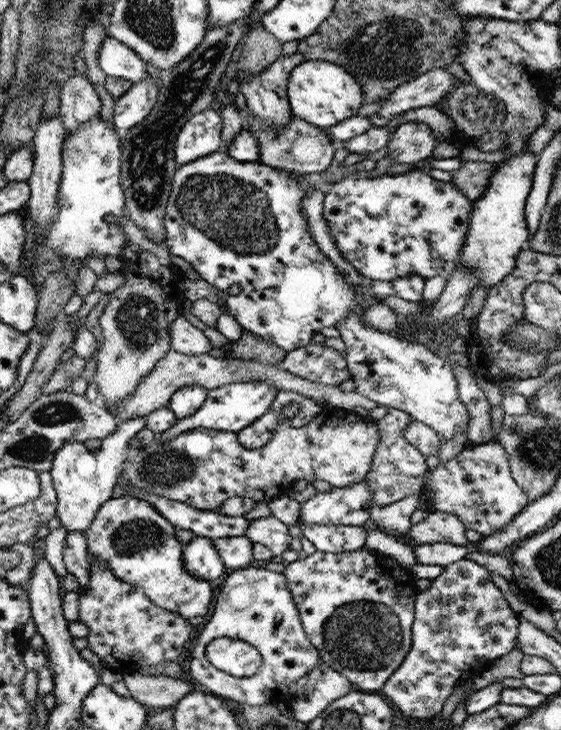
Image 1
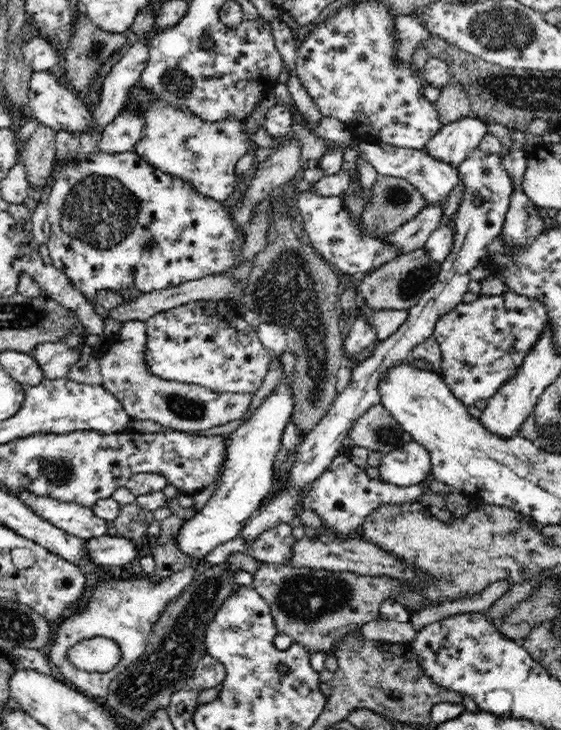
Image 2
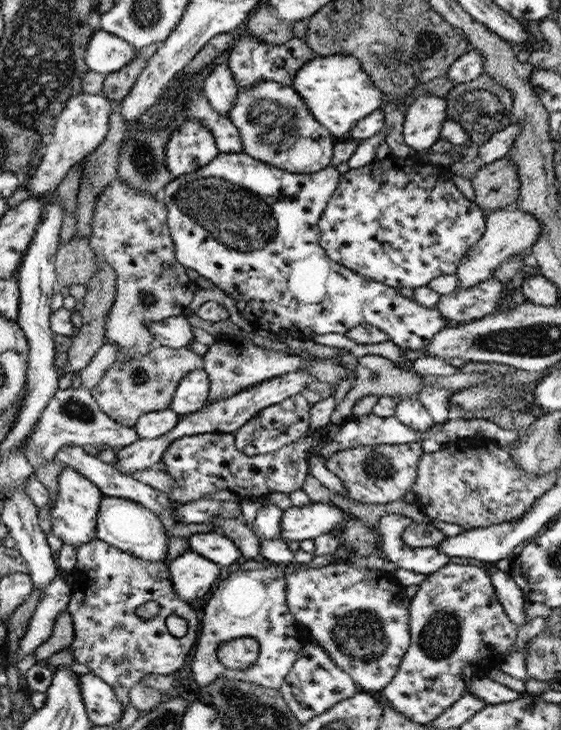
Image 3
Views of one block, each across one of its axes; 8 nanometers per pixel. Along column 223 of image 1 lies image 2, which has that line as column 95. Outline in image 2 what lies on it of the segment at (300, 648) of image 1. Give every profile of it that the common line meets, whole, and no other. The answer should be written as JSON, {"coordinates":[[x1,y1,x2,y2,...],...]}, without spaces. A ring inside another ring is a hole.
{"coordinates":[[198,555,188,556,192,565,186,565,180,572,172,574,159,583,147,578,109,579,96,582,91,588,88,606,82,608,79,614,61,622,54,632,52,648,47,655,51,665,56,669,59,678,73,686,90,698,103,701,108,694,112,680,115,680,128,666,140,660,145,651,148,638,150,638,156,621,179,594,194,580,197,571,201,568,202,559],[95,637,103,637,117,643,121,651,121,660,113,670,86,671,79,670,71,663,68,650,72,646]]}

